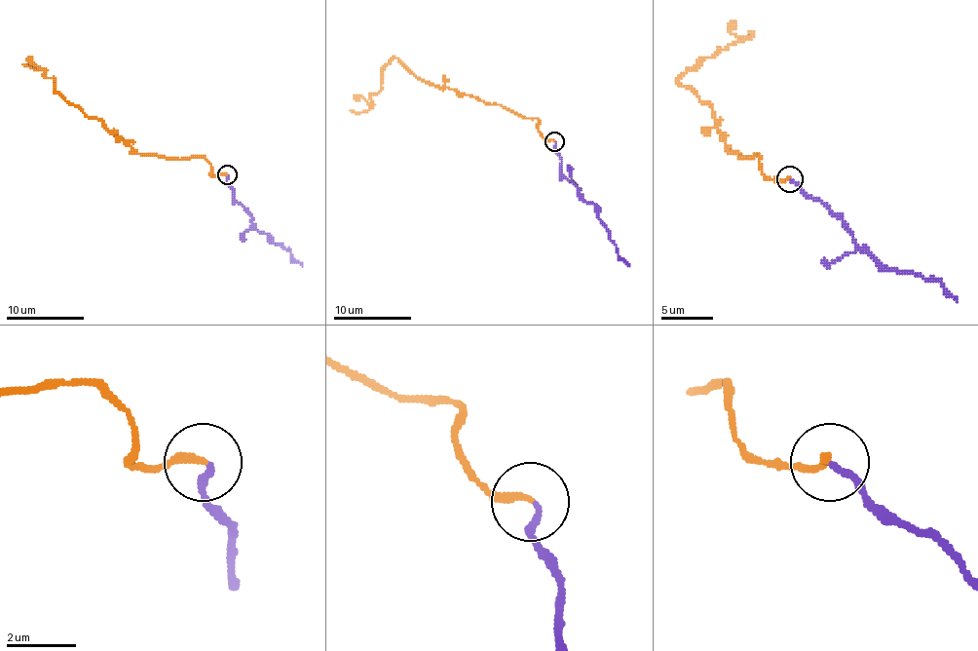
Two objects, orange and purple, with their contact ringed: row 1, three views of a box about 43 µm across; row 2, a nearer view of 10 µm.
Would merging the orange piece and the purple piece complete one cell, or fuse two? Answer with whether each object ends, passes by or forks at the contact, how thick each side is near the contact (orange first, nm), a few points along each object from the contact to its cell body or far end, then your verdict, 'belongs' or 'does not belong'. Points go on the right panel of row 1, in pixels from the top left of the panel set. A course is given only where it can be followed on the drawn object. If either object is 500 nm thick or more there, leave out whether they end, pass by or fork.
orange ends there; purple ends there; 240 nm thick on the orange side, 170 nm on the other; orange runs (790, 179), (770, 179), (759, 156), (728, 151), (715, 112), (679, 81), (749, 31); purple runs (790, 179), (832, 213), (858, 245), (876, 260), (938, 281), (957, 302); belongs

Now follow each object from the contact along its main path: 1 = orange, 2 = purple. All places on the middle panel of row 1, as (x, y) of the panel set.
1: (553, 141), (545, 139), (538, 120), (418, 79), (396, 57), (385, 67), (369, 108), (350, 110)
2: (555, 141), (553, 149), (561, 159), (561, 172), (594, 206), (616, 252), (629, 266)

